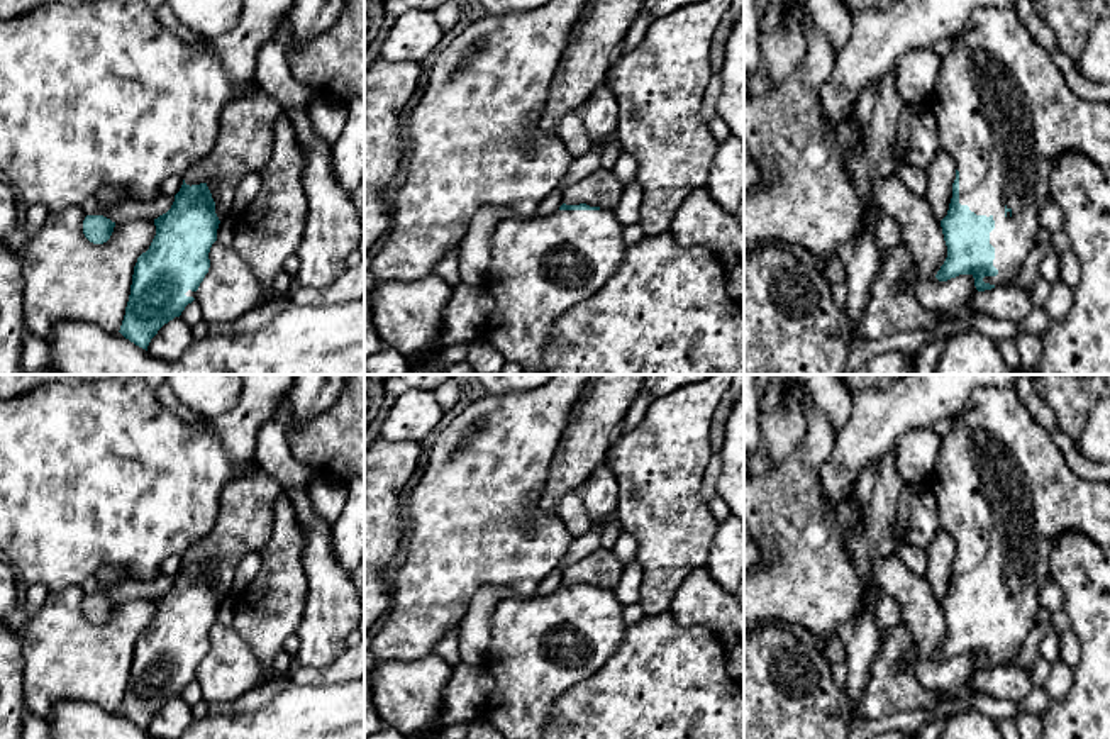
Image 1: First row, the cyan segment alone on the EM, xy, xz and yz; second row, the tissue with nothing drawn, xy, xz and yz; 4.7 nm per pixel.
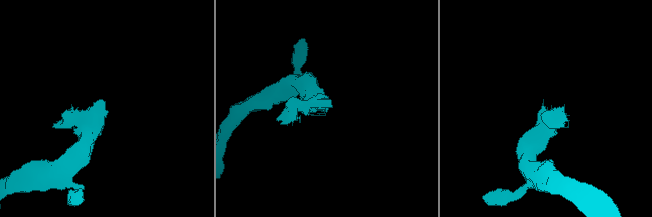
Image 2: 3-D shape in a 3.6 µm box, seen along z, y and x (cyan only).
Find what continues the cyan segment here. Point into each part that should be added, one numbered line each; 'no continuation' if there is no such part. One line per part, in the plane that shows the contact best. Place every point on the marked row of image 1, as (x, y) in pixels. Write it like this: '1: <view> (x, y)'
1: yz (1004, 111)

